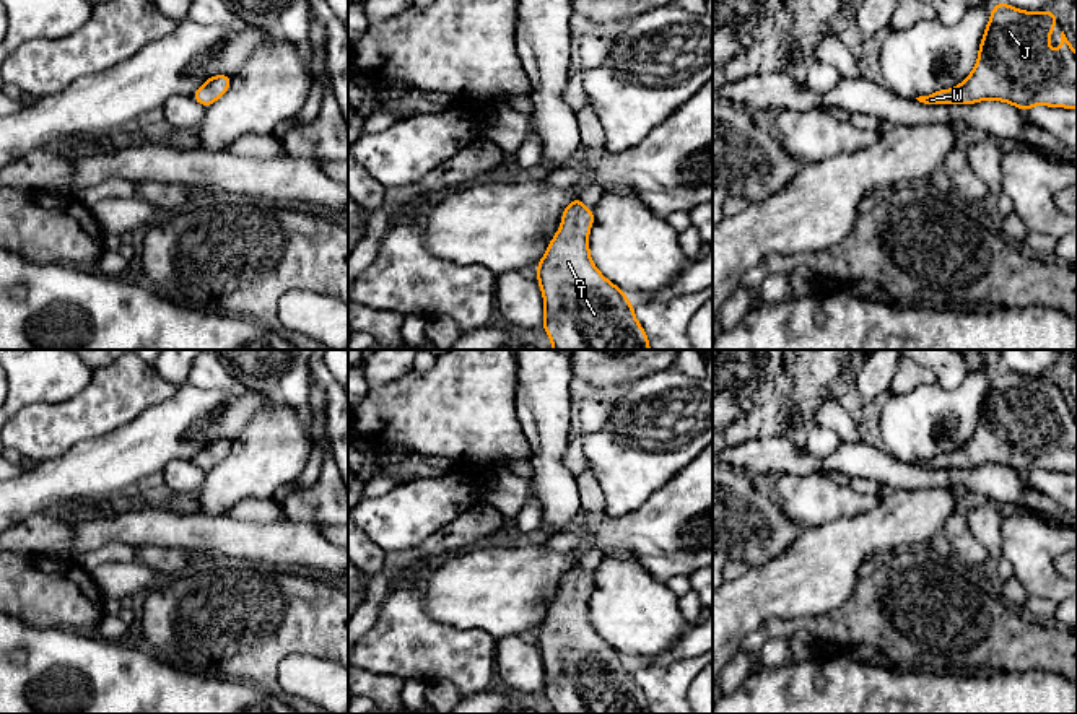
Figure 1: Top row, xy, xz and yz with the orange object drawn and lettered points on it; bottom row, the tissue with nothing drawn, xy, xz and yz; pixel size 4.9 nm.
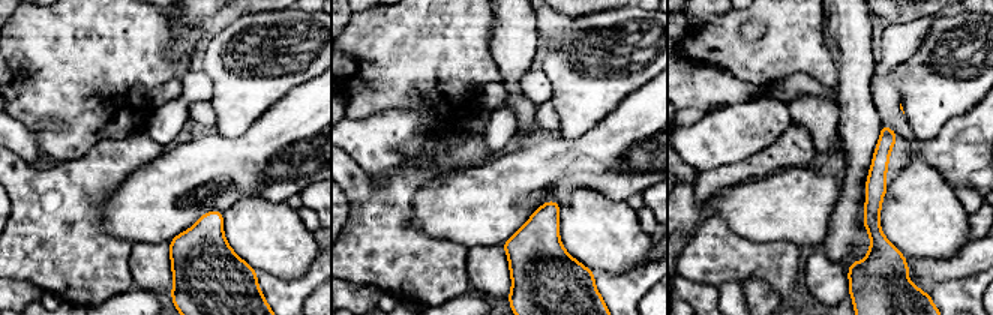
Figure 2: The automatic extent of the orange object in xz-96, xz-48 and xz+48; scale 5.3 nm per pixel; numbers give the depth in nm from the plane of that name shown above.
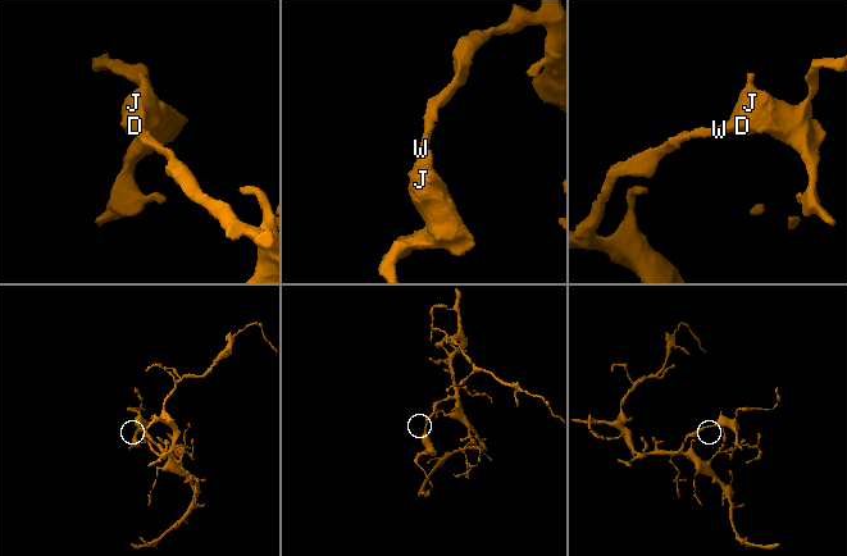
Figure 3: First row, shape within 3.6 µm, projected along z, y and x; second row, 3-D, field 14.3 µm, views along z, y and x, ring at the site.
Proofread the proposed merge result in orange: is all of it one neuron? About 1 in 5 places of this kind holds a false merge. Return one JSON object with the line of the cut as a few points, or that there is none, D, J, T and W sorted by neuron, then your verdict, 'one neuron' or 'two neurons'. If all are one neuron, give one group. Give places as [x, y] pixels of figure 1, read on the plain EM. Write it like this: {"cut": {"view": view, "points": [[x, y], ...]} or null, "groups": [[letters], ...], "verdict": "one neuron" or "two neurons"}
{"cut": null, "groups": [["D", "J", "T", "W"]], "verdict": "one neuron"}

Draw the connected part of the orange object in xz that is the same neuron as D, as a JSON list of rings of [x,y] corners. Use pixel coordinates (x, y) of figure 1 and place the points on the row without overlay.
[[[576,561],[537,629],[543,693],[552,714],[651,714],[625,655],[608,646],[589,616],[592,573]]]

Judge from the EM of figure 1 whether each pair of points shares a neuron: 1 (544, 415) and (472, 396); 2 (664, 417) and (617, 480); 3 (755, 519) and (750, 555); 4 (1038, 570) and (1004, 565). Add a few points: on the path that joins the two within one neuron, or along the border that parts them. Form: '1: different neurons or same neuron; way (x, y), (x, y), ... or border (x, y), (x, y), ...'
1: different neurons; border (516, 368), (516, 415), (524, 436), (531, 443)
2: same neuron; way (653, 433), (628, 464)
3: same neuron; way (750, 527), (750, 547)
4: different neurons; border (1002, 555), (1011, 563), (1014, 574)

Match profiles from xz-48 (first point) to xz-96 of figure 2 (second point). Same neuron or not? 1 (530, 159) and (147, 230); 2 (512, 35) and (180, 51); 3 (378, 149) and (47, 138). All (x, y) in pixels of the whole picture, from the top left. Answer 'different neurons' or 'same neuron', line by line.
1: same neuron
2: same neuron
3: different neurons

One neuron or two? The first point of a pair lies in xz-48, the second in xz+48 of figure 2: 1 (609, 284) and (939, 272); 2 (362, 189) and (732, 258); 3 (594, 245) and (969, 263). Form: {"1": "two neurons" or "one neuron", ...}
{"1": "two neurons", "2": "one neuron", "3": "two neurons"}

